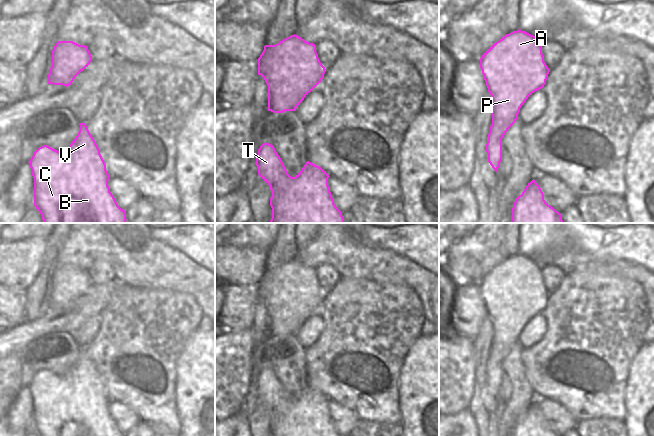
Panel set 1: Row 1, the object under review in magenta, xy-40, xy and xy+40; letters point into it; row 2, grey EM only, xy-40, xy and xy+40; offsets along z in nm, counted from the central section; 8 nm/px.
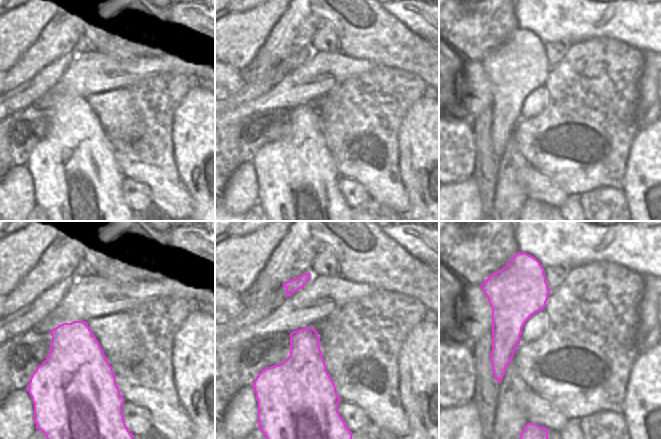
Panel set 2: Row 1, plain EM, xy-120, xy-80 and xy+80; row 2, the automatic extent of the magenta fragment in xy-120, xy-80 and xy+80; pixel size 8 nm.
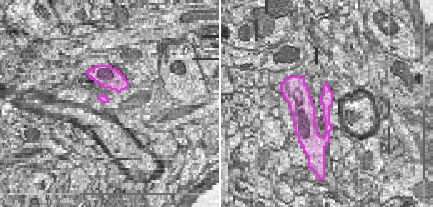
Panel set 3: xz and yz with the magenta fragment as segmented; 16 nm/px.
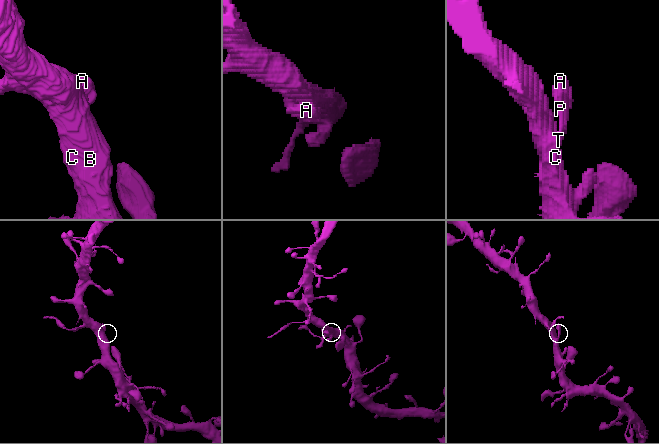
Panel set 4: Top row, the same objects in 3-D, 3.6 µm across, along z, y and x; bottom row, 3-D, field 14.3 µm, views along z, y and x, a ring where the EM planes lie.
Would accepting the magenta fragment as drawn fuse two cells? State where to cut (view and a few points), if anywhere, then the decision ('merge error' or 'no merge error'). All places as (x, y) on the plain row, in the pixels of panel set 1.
no cut; no merge error

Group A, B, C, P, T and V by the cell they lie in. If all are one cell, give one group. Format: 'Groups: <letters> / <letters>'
Groups: A B C P T V.

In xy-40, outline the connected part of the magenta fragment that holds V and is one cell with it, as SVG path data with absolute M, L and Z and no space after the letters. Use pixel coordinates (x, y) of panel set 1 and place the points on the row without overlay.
M80 347L80 354L70 370L57 375L47 369L39 371L28 386L34 402L34 430L39 436L126 436L121 433L110 416L110 402L100 374L90 358L86 347Z

